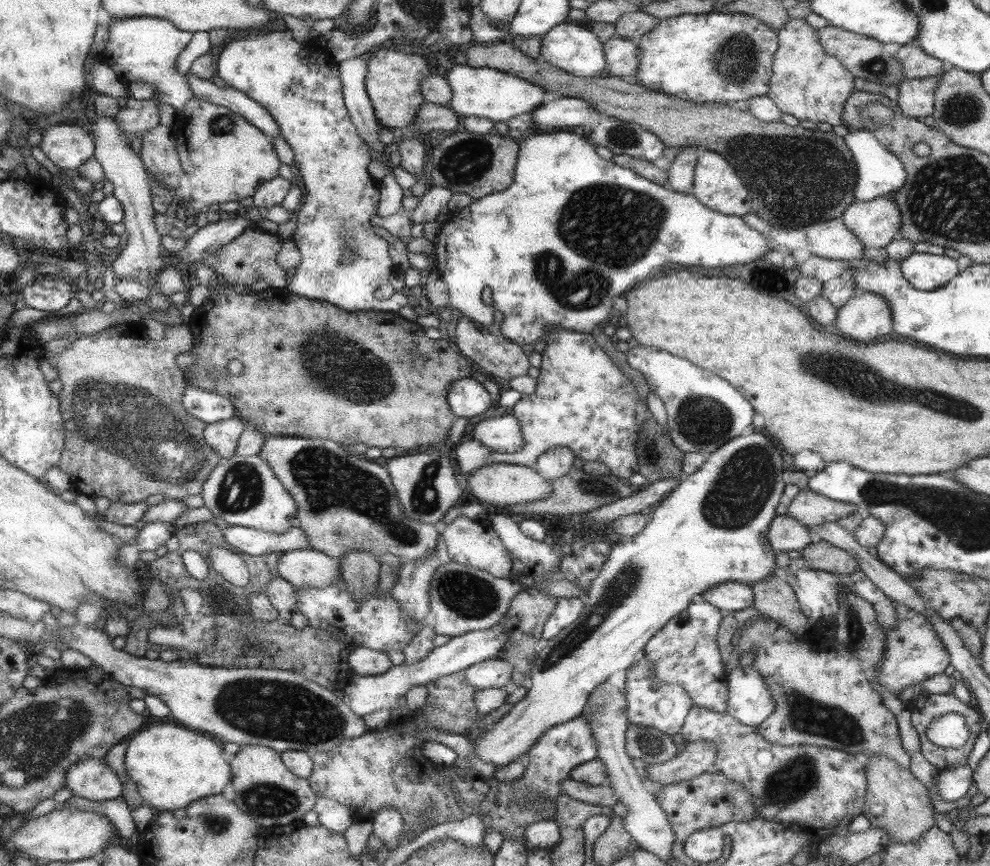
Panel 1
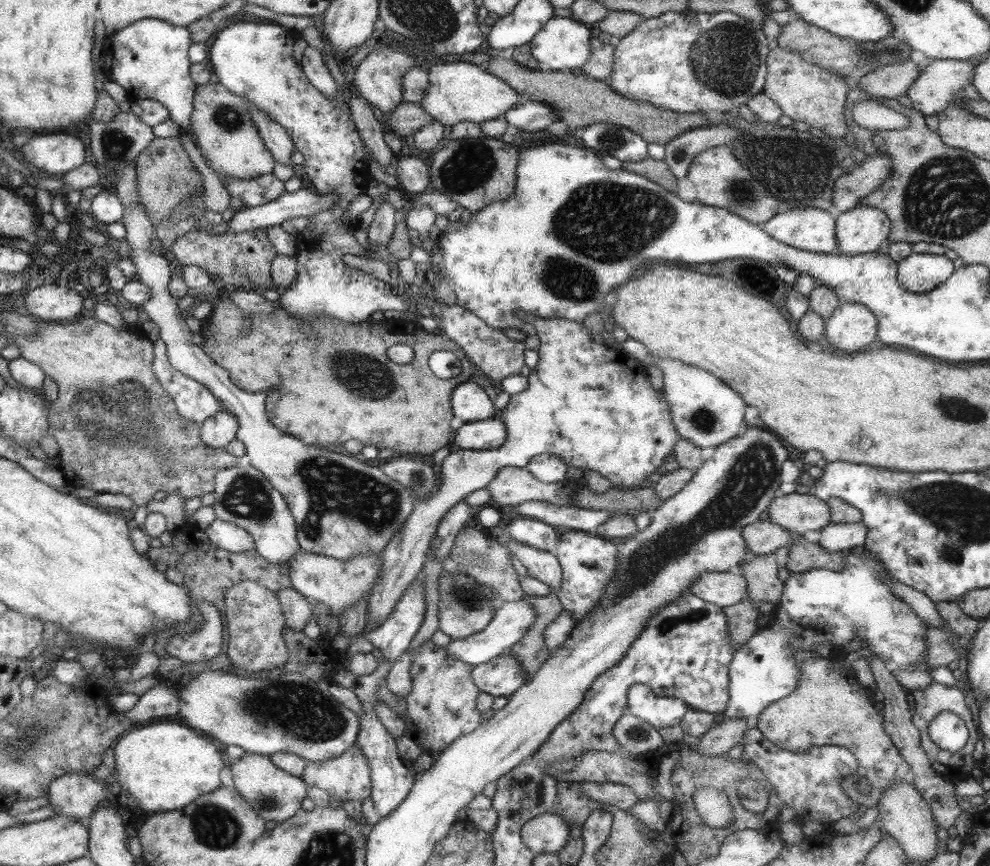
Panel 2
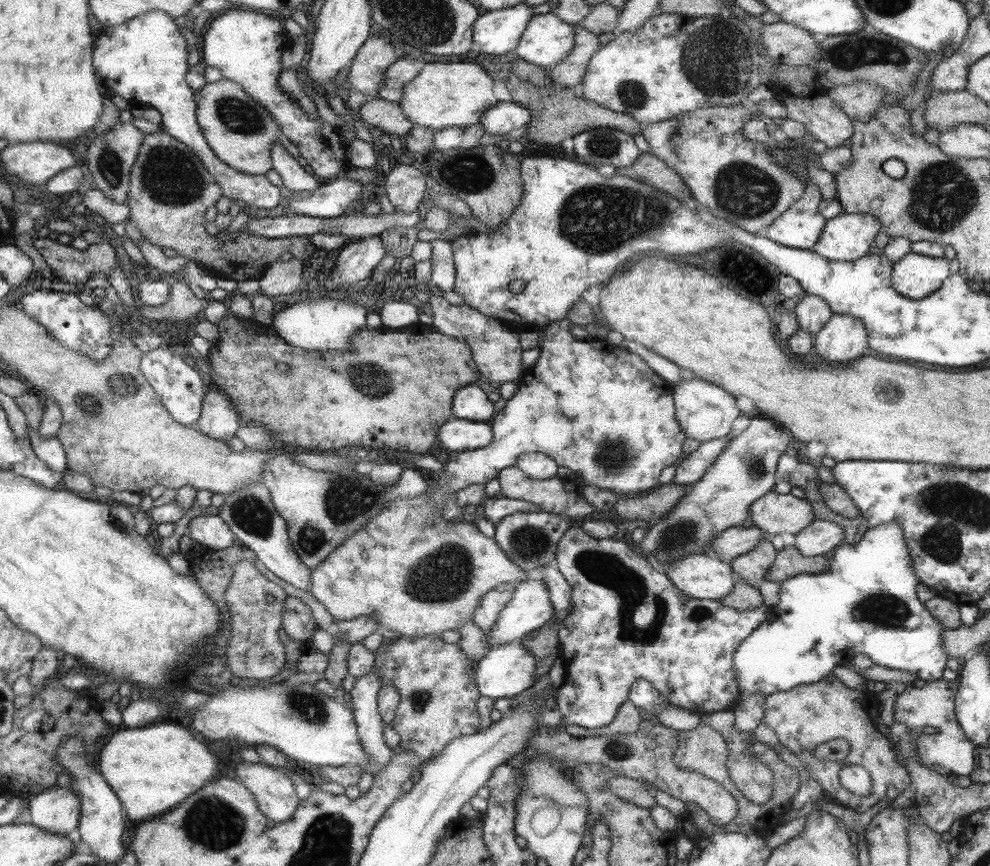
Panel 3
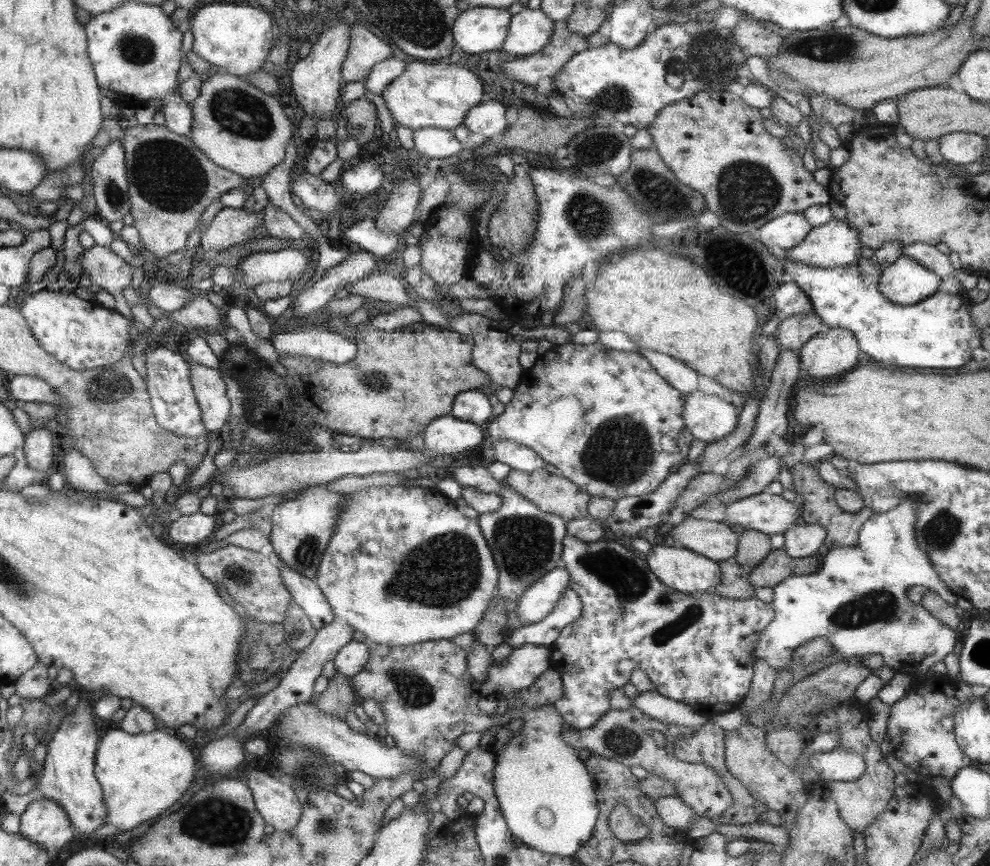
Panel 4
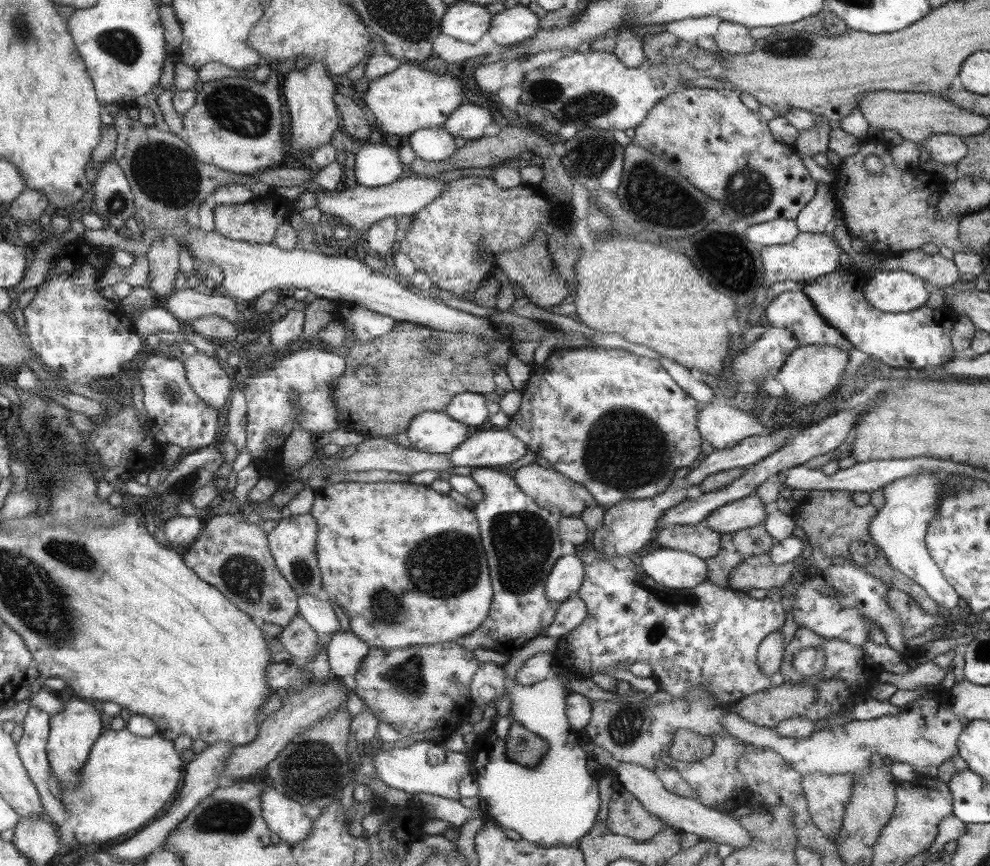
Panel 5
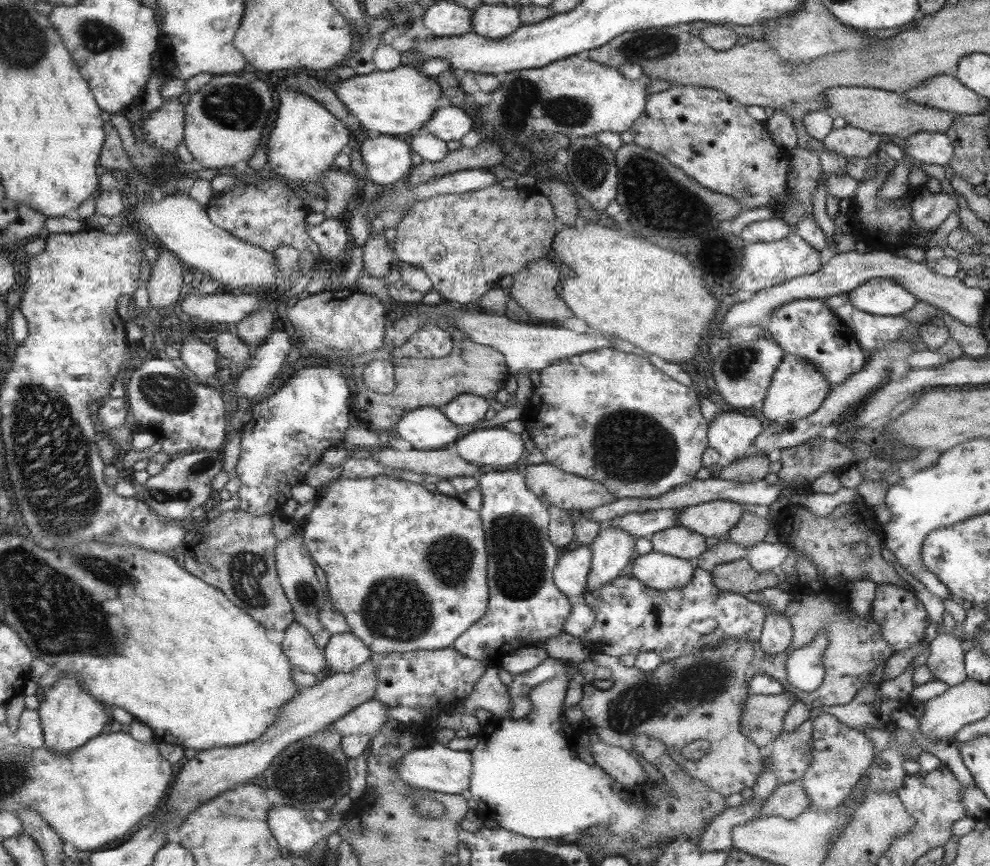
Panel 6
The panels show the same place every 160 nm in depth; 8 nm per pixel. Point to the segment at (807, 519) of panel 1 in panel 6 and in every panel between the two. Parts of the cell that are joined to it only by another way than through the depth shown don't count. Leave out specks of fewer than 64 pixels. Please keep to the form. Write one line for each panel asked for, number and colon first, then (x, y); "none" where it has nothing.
2: (799, 513)
3: (773, 514)
4: (765, 513)
5: (747, 512)
6: (712, 519)

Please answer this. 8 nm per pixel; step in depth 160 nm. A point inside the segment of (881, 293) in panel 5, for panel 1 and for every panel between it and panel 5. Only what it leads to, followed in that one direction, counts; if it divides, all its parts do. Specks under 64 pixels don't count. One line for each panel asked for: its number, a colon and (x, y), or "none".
1: (927, 271)
2: (922, 272)
3: (914, 276)
4: (904, 282)

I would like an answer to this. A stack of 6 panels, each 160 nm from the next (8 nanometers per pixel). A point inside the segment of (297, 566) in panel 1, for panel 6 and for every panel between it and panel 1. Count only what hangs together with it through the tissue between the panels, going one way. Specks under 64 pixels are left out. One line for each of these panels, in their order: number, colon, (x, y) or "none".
2: (337, 584)
3: (417, 574)
4: (404, 566)
5: (405, 564)
6: (380, 541)

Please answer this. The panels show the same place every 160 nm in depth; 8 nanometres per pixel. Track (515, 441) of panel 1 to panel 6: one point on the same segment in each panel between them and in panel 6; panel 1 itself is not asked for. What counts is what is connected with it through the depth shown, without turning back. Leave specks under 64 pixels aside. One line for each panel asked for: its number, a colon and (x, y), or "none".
2: (483, 434)
3: (457, 435)
4: (445, 435)
5: (432, 432)
6: (423, 428)

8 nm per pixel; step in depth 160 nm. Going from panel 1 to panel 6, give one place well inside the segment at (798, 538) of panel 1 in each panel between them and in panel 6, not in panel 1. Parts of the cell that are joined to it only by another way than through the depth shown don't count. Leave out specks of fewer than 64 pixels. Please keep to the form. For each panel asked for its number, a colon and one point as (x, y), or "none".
2: (763, 537)
3: (736, 540)
4: (715, 540)
5: (697, 539)
6: (680, 542)

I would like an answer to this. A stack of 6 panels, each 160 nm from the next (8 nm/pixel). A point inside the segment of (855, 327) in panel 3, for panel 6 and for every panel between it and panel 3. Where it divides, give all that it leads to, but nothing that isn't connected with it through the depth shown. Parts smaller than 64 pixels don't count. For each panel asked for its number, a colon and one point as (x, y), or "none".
4: (832, 351)
5: (810, 372)
6: (796, 390)

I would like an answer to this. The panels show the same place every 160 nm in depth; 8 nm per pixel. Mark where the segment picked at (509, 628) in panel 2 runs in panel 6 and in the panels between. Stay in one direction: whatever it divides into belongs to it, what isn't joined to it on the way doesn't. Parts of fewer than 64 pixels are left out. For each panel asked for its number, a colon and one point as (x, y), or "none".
3: (529, 608)
4: (540, 598)
5: (565, 578)
6: (570, 575)

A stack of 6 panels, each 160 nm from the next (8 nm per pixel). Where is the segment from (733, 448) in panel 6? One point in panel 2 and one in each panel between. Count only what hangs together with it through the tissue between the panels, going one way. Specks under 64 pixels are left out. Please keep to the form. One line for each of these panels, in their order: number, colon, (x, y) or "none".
2: (705, 412)
3: (704, 411)
4: (708, 418)
5: (723, 426)

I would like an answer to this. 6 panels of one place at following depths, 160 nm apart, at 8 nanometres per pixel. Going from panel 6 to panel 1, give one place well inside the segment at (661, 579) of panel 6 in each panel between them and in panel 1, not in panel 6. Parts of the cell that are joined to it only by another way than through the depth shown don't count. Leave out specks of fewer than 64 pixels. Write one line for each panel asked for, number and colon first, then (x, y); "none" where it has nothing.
1: (730, 597)
2: (726, 588)
3: (699, 576)
4: (687, 572)
5: (675, 569)

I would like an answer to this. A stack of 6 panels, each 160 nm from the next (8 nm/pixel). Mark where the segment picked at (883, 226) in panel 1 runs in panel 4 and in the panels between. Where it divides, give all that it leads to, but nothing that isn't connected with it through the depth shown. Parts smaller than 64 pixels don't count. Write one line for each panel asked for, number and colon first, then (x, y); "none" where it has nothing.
2: (860, 230)
3: (845, 238)
4: (834, 244)

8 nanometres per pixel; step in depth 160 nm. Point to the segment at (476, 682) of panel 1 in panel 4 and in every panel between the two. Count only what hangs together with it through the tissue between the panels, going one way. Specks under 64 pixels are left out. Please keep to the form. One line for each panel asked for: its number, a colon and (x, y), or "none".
2: (502, 675)
3: (507, 669)
4: (515, 672)

